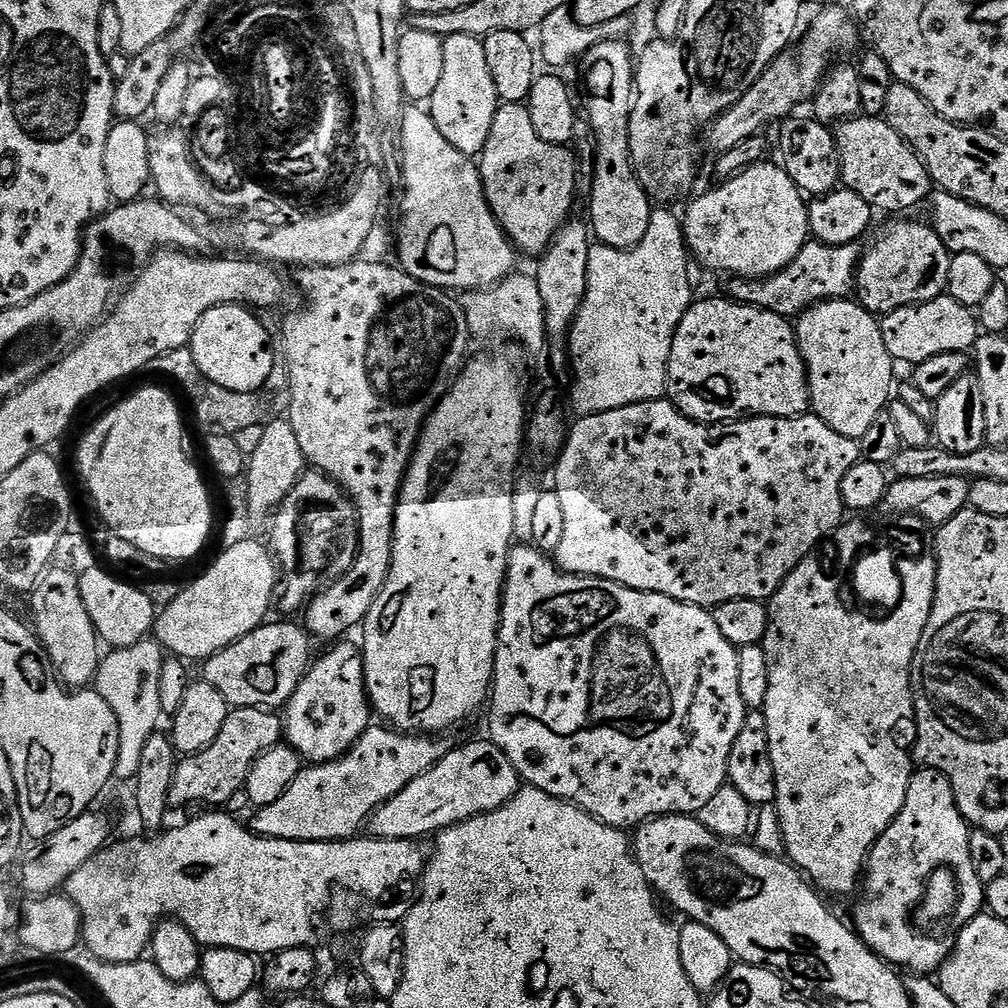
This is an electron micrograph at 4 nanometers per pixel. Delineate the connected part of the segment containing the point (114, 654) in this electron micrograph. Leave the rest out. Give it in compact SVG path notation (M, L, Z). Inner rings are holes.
M155 638L139 640L132 648L112 648L101 659L100 668L96 671L94 691L114 710L118 718L118 762L117 773L135 774L142 762L142 750L146 742L157 735L156 728L162 721L162 670L166 659L165 649Z

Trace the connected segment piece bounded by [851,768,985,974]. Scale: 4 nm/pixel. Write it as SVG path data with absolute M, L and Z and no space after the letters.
M933 768L913 771L912 784L908 788L902 810L896 815L894 822L890 822L886 834L882 834L882 838L878 838L878 842L868 851L866 871L862 877L862 891L859 893L860 901L852 912L851 923L855 932L875 956L882 957L897 969L909 968L907 971L912 974L939 973L940 967L947 962L949 954L952 953L953 941L927 936L928 932L921 930L914 923L914 913L924 896L928 879L937 868L952 869L956 876L959 900L950 917L951 923L956 923L956 926L966 925L985 911L984 883L982 878L978 878L978 870L974 870L974 858L970 858L971 837L970 825L958 810L954 790L947 778Z

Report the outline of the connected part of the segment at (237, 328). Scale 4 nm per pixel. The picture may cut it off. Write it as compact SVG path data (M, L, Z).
M223 304L206 310L194 330L190 349L202 375L230 391L258 391L269 378L274 363L259 315L242 304Z

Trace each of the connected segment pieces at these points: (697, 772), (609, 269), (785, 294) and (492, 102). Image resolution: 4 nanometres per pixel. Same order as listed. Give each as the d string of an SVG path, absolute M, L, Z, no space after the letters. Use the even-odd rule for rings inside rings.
M535 546L513 547L508 559L500 632L496 636L496 670L487 712L487 735L502 750L502 754L510 758L525 785L559 800L569 800L595 820L621 830L635 830L659 816L691 816L702 811L710 798L728 784L730 750L734 750L734 742L742 730L746 715L742 689L738 683L738 650L726 642L709 609L699 604L684 604L666 594L627 588L597 576L563 572L549 553L539 552Z
M664 206L657 207L653 211L650 218L650 230L646 230L646 238L638 246L633 248L611 248L599 242L593 243L590 250L586 298L578 310L576 320L572 324L572 331L569 332L566 341L570 361L570 376L572 372L572 404L570 400L570 408L576 411L575 415L577 417L598 414L606 410L618 410L622 406L630 406L647 400L665 399L668 391L668 363L670 362L670 350L674 342L674 334L678 330L678 322L682 322L686 310L694 302L692 276L688 273L688 260L690 261L690 249L686 243L681 217L679 215L675 216L672 210Z
M815 238L809 239L808 243L802 246L802 250L794 258L794 262L787 264L781 272L759 278L729 279L727 281L729 283L727 295L741 304L753 304L759 308L770 310L779 316L799 317L801 312L806 311L807 308L812 308L815 304L821 304L824 300L843 300L853 295L856 287L856 270L860 267L862 255L862 248L860 247L859 243L830 246Z
M470 34L444 37L442 78L430 101L430 115L442 138L446 138L454 150L479 157L486 146L486 138L490 138L490 126L494 126L494 114L500 106L498 90L494 90L494 78L486 62L483 39Z

